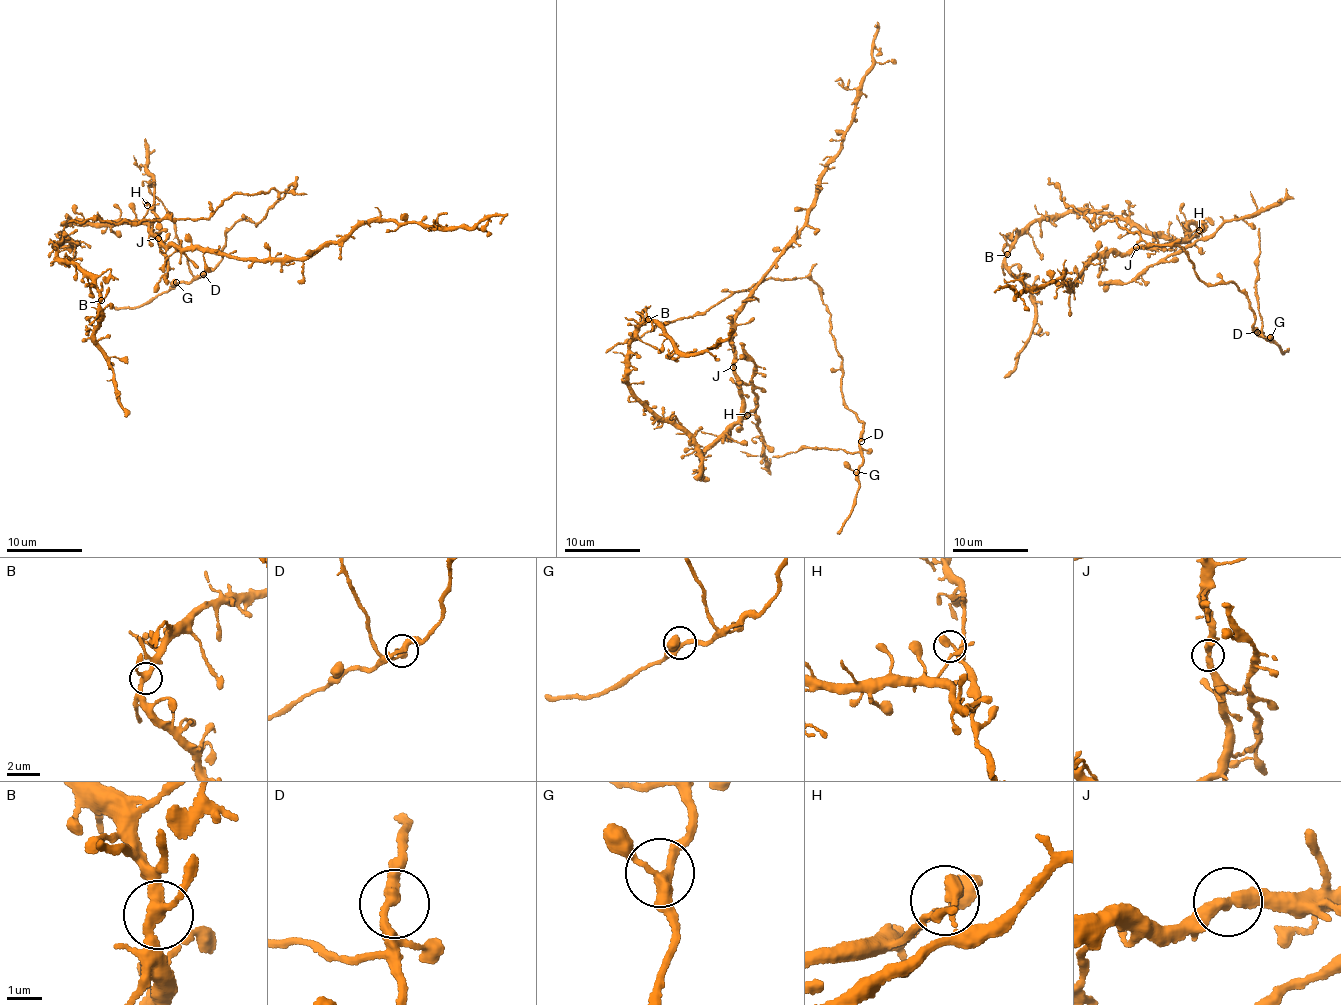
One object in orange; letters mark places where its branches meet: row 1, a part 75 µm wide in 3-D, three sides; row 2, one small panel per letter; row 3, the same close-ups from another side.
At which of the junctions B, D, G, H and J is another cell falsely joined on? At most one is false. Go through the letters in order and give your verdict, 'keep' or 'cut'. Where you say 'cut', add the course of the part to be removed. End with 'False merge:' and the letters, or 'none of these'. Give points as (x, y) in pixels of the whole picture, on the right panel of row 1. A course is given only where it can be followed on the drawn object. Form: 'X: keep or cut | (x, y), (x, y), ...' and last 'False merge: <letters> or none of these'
B: keep
D: keep
G: keep
H: keep
J: keep
False merge: none of these

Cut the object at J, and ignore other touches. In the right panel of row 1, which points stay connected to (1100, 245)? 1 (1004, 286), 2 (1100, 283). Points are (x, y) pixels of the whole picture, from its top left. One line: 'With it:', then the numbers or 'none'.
With it: 1

